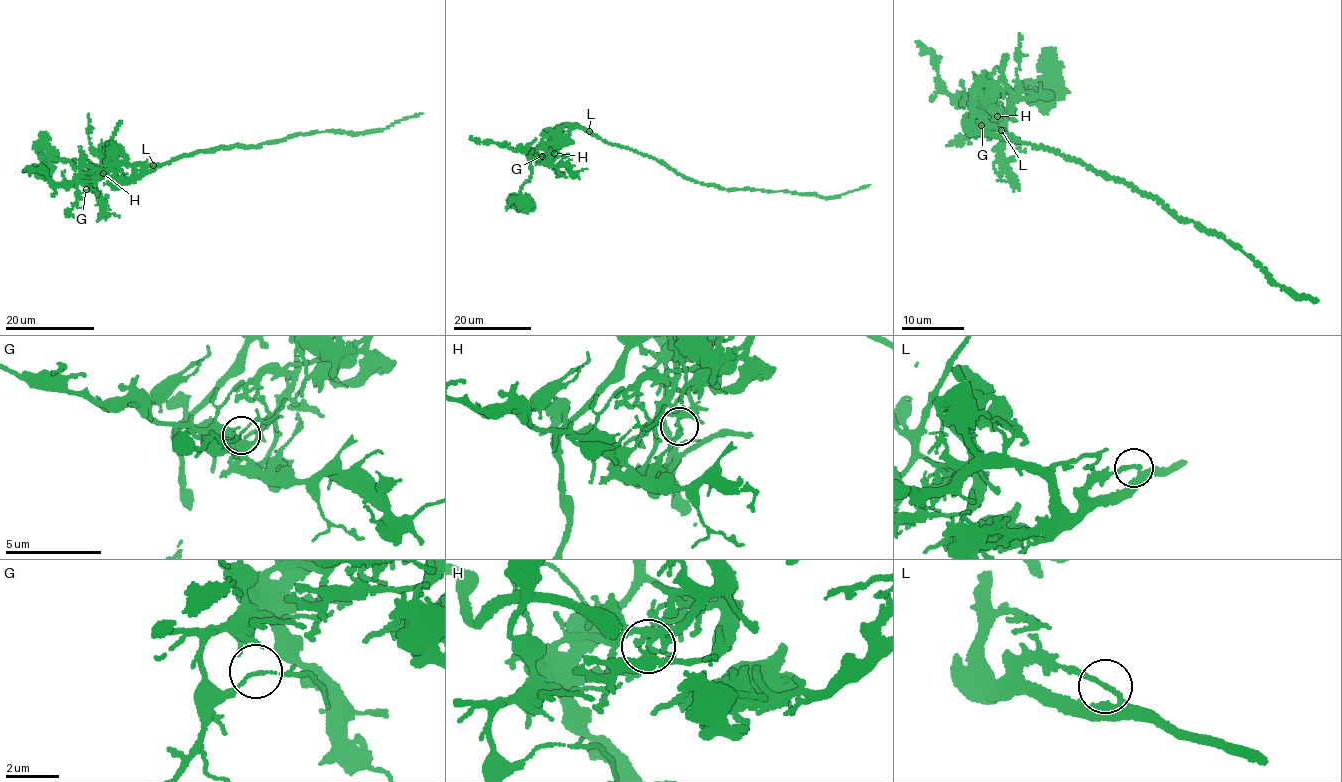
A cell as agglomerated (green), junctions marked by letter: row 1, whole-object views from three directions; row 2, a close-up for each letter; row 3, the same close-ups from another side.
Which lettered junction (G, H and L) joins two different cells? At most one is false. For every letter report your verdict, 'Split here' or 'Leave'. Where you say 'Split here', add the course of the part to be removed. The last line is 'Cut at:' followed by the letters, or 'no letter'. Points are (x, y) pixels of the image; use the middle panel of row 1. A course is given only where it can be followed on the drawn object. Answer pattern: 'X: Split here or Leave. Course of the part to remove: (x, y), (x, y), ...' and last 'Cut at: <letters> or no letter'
G: Leave
H: Split here. Course of the part to remove: (554, 153), (544, 163), (520, 150), (489, 142), (476, 143), (472, 136)
L: Leave
Cut at: H

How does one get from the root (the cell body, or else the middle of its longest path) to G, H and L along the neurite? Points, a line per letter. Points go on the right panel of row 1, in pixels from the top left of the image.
G: (1089, 168), (975, 129), (971, 116), (975, 101), (993, 111), (988, 118), (977, 112), (981, 125)
H: (1089, 168), (1068, 156), (975, 129), (971, 105), (988, 102), (999, 109), (997, 116)
L: (1089, 168), (1068, 156), (1018, 142), (1001, 130)

